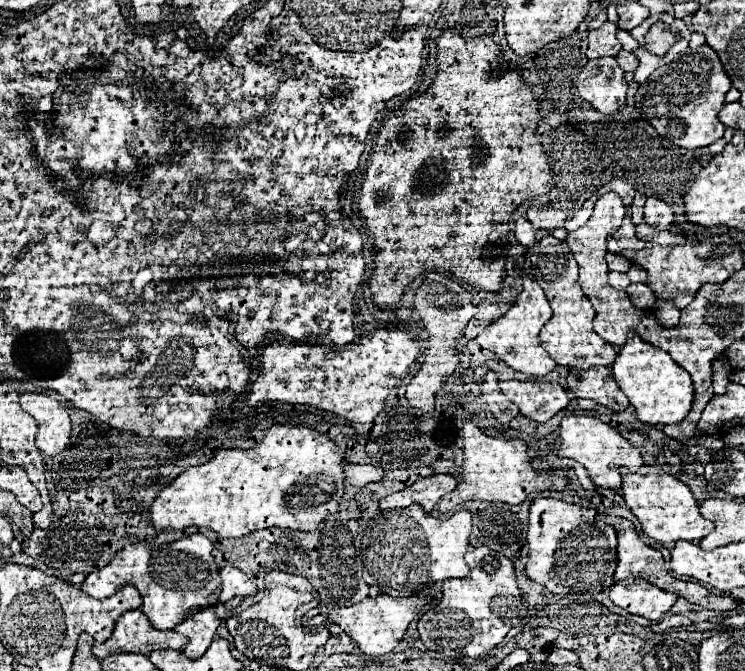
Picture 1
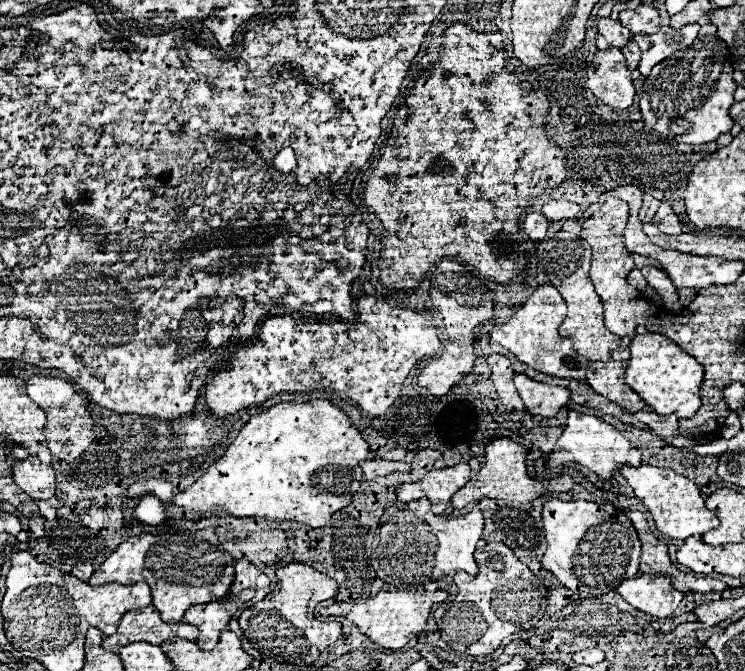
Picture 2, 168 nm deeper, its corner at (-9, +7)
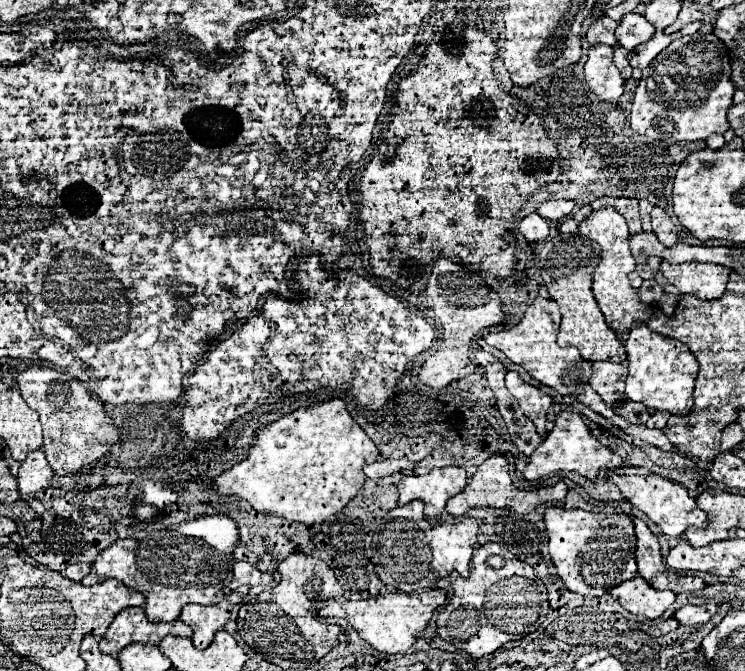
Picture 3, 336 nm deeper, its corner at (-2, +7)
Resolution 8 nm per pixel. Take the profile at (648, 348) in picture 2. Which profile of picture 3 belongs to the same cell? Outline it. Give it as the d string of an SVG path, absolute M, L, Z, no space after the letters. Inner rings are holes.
M638 322L624 342L628 354L628 376L626 376L626 398L642 402L652 410L666 410L674 416L686 416L692 406L692 390L698 374L698 362L692 352L672 338L654 334L644 322Z

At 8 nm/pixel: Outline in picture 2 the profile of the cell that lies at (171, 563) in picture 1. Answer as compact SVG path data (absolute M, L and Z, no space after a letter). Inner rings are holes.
M213 528L167 534L141 534L125 540L91 576L89 584L101 586L105 582L147 582L153 594L153 606L159 610L161 620L181 622L189 606L207 604L227 596L235 580L233 566L235 558L223 550Z

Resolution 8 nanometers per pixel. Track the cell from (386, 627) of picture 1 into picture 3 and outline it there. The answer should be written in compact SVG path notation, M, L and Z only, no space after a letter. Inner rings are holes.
M422 590L414 594L384 594L358 602L350 602L346 608L346 620L356 628L362 640L366 640L374 650L386 654L402 654L406 652L414 640L422 634L432 612L446 602L446 590Z

